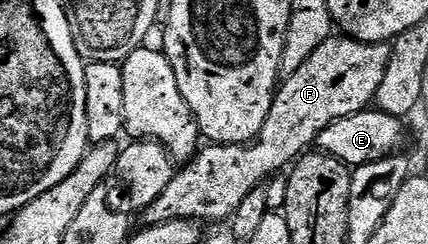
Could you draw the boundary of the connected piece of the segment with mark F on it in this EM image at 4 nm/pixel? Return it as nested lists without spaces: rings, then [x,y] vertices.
[[[347,35],[329,37],[326,43],[322,43],[322,47],[318,47],[318,51],[314,51],[314,55],[310,55],[310,59],[306,59],[306,63],[302,63],[302,67],[298,67],[298,71],[294,71],[294,75],[283,78],[282,84],[277,88],[270,115],[256,139],[247,145],[209,144],[201,148],[192,161],[181,168],[184,170],[181,173],[179,170],[173,176],[170,187],[166,187],[166,191],[162,191],[162,195],[158,195],[158,199],[154,199],[154,203],[143,210],[143,224],[149,226],[171,221],[227,222],[236,214],[238,207],[242,207],[242,199],[246,199],[250,191],[261,188],[269,178],[287,170],[293,162],[309,152],[315,146],[318,135],[326,131],[326,127],[330,127],[338,119],[346,119],[346,115],[354,115],[369,108],[375,102],[376,92],[378,87],[382,87],[391,54],[392,47],[388,43],[368,45],[365,41],[355,41]]]

